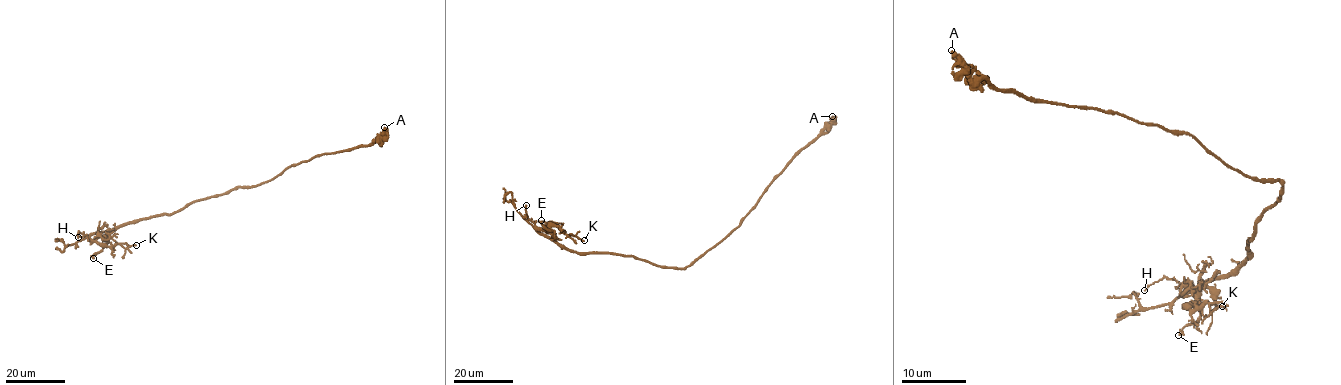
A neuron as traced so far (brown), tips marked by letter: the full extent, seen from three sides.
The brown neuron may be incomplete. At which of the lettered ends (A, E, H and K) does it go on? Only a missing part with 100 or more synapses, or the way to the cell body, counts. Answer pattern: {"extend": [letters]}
{"extend": []}

